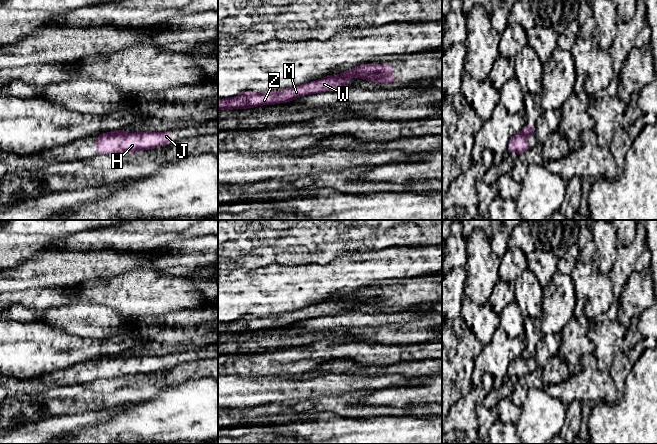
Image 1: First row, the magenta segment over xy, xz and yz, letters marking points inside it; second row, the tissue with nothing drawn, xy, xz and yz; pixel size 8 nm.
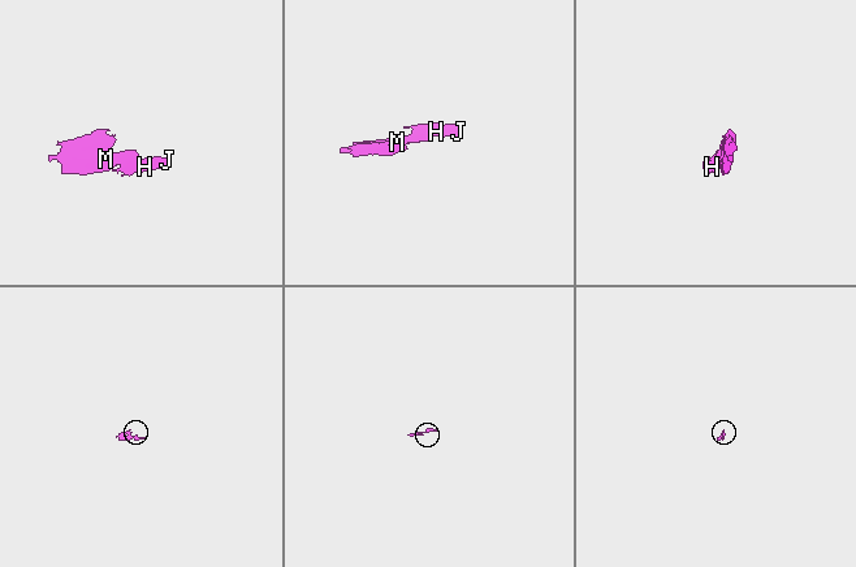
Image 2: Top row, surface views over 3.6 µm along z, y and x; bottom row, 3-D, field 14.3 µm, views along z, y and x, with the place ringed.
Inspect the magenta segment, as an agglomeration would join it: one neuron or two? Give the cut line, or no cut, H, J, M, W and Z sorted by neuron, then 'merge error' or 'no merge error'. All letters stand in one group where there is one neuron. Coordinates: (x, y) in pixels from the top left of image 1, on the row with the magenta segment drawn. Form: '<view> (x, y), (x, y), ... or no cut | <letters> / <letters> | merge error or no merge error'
xy (124, 132), (102, 134) | H J / M W Z | merge error

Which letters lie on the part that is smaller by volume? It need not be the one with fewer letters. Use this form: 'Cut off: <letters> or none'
Cut off: H, J

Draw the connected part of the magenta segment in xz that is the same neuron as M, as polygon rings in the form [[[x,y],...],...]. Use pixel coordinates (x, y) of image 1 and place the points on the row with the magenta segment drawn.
[[[326,76],[303,85],[274,92],[255,93],[246,91],[236,97],[220,99],[218,110],[249,109],[262,105],[286,103],[304,95],[313,95],[325,91],[343,91],[348,88],[348,85],[349,77]]]

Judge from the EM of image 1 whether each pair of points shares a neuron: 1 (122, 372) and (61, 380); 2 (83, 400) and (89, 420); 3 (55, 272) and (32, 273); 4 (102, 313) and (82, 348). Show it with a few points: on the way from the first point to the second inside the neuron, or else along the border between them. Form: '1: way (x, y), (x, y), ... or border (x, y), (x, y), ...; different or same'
1: way (107, 369), (89, 369), (76, 375); same
2: border (105, 407), (99, 410), (87, 410), (63, 415); different
3: way (49, 272), (38, 272); same
4: border (66, 331), (91, 338); different

